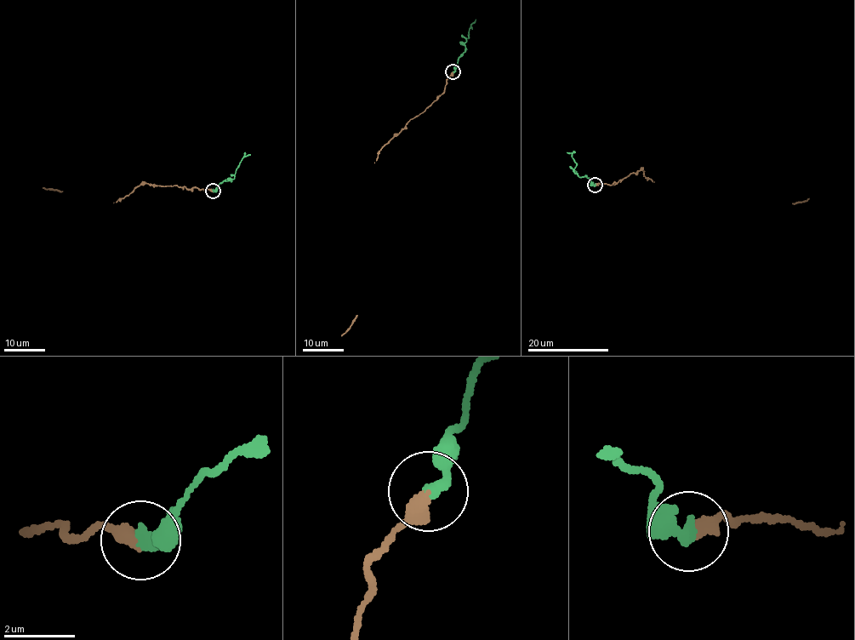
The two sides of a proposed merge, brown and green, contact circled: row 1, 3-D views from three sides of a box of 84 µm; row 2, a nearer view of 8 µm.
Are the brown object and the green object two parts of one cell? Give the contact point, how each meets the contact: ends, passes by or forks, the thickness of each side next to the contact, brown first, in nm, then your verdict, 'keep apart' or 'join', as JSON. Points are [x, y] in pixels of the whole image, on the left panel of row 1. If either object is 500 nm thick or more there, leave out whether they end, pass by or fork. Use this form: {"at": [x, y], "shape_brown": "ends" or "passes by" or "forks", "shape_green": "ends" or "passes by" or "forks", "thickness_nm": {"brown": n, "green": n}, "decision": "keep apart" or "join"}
{"at": [213, 191], "shape_brown": "ends", "shape_green": "ends", "thickness_nm": {"brown": 400, "green": 360}, "decision": "keep apart"}

